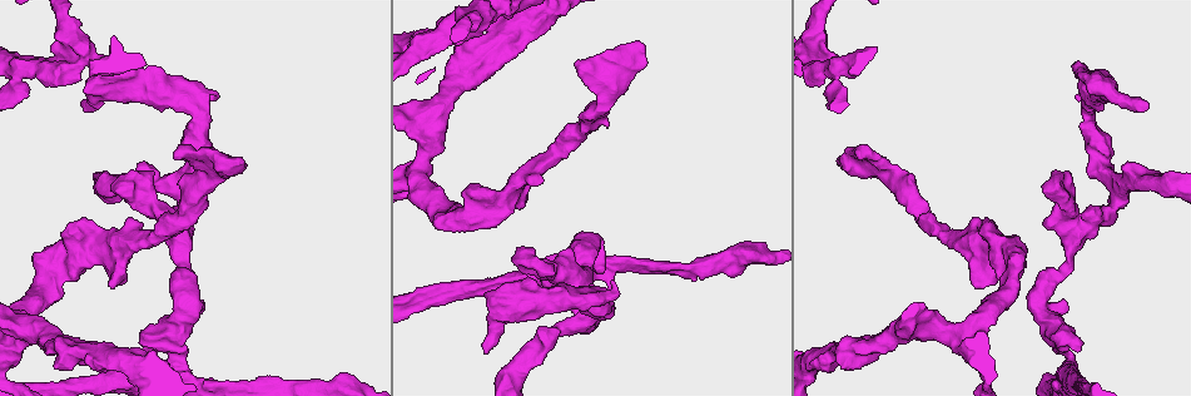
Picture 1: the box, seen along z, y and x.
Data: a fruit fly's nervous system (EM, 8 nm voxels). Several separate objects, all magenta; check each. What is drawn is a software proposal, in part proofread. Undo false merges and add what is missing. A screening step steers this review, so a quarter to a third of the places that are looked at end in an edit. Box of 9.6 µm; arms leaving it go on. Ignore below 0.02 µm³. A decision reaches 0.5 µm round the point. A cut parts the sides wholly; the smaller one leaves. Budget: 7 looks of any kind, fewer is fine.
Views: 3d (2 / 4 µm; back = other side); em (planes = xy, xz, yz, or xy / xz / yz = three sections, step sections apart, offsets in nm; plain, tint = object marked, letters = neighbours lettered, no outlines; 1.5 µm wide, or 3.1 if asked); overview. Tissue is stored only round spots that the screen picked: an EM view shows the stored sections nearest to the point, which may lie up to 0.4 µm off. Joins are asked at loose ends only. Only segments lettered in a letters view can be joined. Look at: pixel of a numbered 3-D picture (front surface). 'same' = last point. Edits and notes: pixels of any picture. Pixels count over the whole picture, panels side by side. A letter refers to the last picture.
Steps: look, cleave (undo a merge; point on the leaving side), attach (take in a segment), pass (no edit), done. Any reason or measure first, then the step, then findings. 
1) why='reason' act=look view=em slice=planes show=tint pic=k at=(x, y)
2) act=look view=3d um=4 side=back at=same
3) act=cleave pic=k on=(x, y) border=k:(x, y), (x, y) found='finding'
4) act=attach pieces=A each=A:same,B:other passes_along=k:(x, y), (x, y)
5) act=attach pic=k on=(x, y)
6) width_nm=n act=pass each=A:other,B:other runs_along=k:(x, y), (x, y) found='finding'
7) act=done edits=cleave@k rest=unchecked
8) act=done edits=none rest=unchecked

why='thick end' act=look view=3d um=2 pic=1 at=(86, 107)

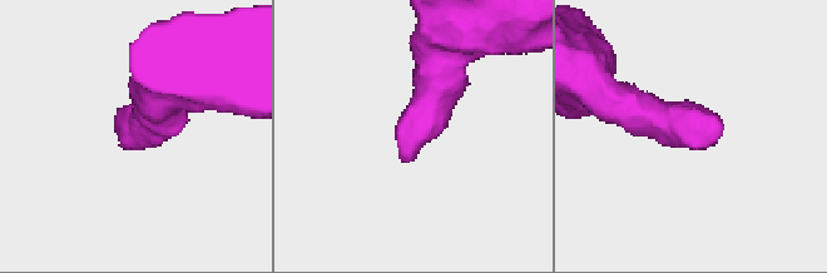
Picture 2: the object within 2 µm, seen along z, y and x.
why='need the tissue' act=look view=em slice=planes show=letters pic=2 at=(131, 138)

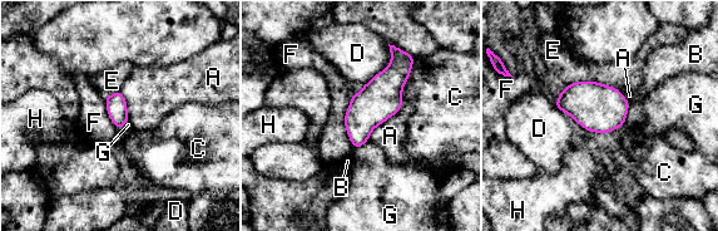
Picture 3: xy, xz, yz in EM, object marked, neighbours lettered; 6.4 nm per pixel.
act=pass each=A:other,B:other,C:other,D:other,E:other,F:other,G:other,H:other found='no lettered segment goes on from it'

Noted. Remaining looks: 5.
act=look view=em slice=xz step=8 show=letters pic=1 at=(610, 282)

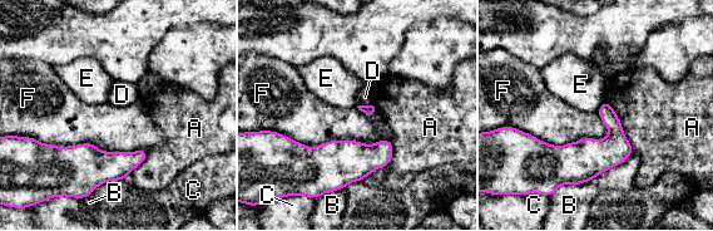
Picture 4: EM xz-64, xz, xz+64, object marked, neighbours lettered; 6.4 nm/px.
act=look view=em slice=planes show=letters at=same

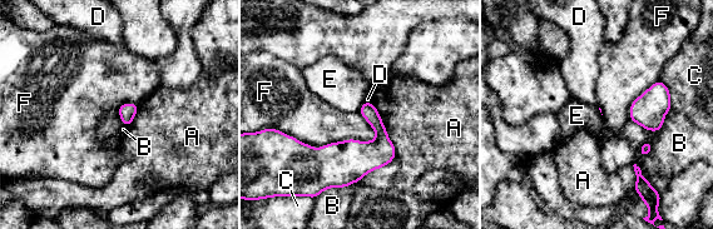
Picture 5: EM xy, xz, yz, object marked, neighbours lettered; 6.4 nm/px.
act=pass each=A:other,B:other,C:other,D:other,E:other,F:other found='none of them fits'

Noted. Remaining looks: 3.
why='free end' act=look view=3d um=4 pic=1 at=(153, 174)

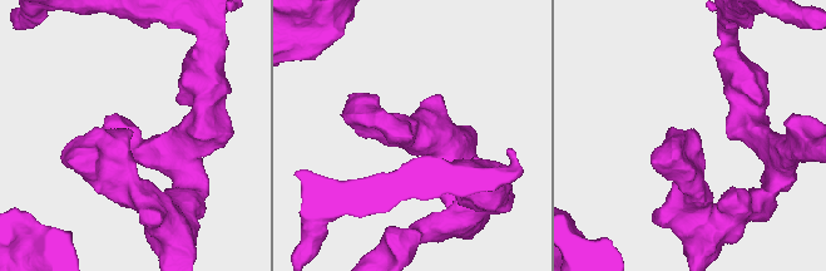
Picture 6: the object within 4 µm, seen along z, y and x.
act=look view=em slice=yz step=4 show=tint pic=6 at=(693, 133)

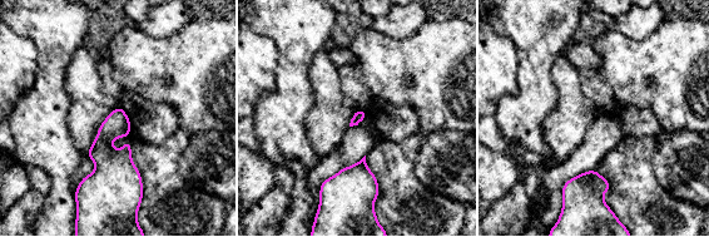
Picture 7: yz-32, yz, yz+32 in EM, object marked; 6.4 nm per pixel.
act=look view=em slice=planes show=letters at=same

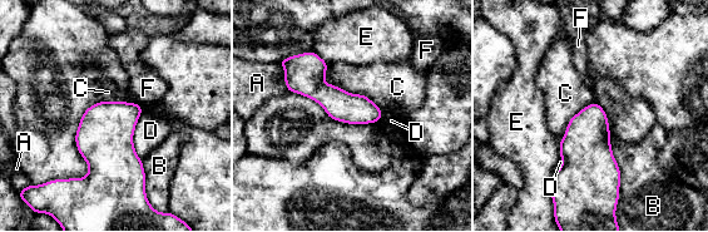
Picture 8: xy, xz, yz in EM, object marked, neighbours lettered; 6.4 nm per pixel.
width_nm=200 act=pass each=A:other,B:other,C:other,D:other,E:other,F:other border=8:(327, 63), (327, 83), (382, 112) found='no lettered segment goes on from it'

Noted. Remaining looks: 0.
act=done edits=none rest=unchecked

